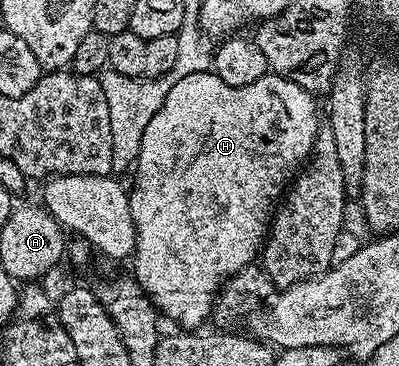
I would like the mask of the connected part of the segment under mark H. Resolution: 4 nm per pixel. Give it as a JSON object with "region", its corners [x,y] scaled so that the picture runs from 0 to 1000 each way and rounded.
{"region":[[[521,194],[516,199],[486,199],[484,205],[464,205],[464,216],[434,235],[424,249],[424,260],[414,260],[414,281],[404,281],[404,303],[393,303],[393,314],[383,314],[383,325],[373,333],[373,347],[363,347],[363,369],[353,369],[353,413],[348,429],[338,440],[333,454],[333,475],[338,473],[338,508],[326,508],[323,536],[328,544],[328,574],[333,577],[333,620],[338,623],[338,689],[333,694],[333,716],[338,713],[338,751],[336,765],[346,773],[346,781],[366,801],[366,809],[396,839],[396,847],[429,877],[441,877],[441,891],[456,893],[469,904],[489,904],[501,896],[499,888],[516,866],[531,863],[539,842],[539,814],[549,809],[551,790],[576,762],[576,757],[594,740],[604,740],[619,724],[632,721],[652,699],[654,683],[667,661],[669,639],[674,634],[674,617],[679,612],[682,590],[702,557],[704,541],[712,536],[714,519],[727,508],[734,486],[747,475],[754,445],[767,443],[779,426],[779,404],[784,391],[794,380],[799,355],[805,350],[805,298],[789,290],[792,268],[769,246],[754,240],[742,221],[729,221],[719,210],[702,210],[697,199],[682,199],[672,194],[662,210],[644,216],[644,227],[624,227],[624,238],[574,238],[574,227],[564,227],[536,199],[536,194]]]}

